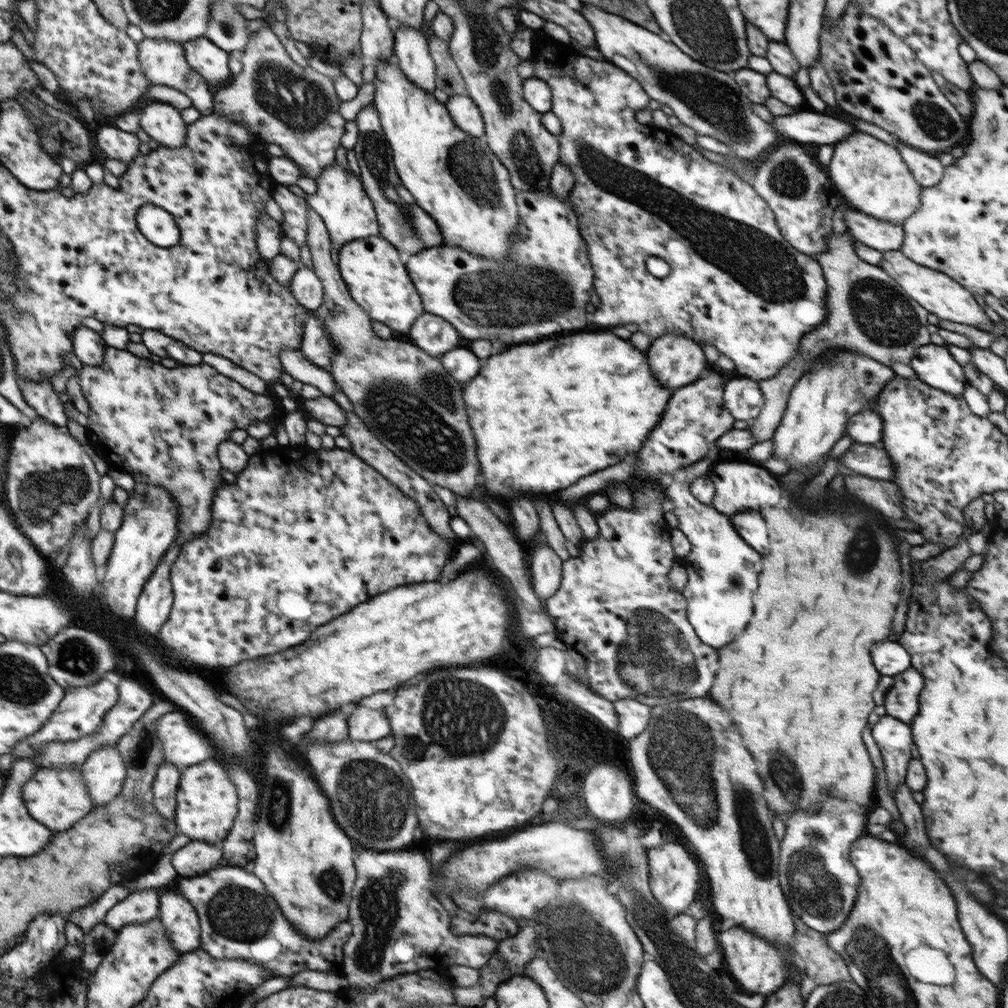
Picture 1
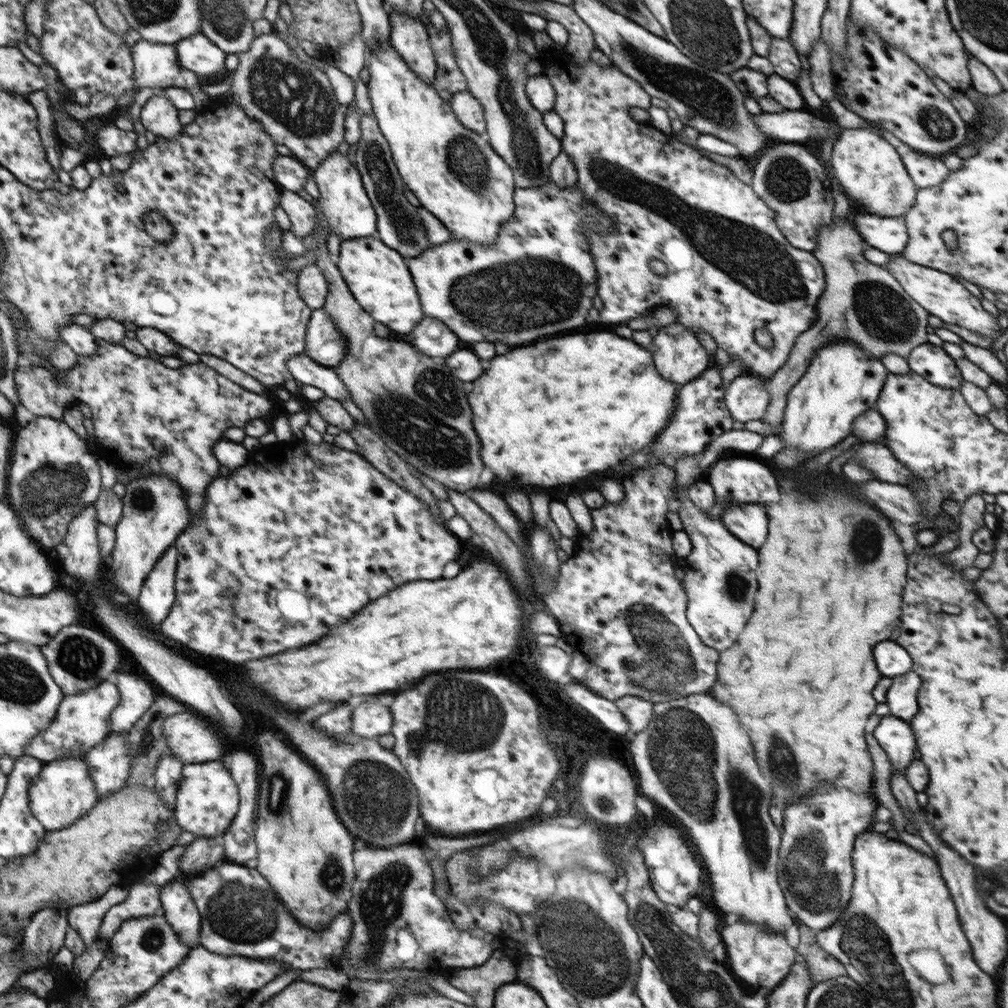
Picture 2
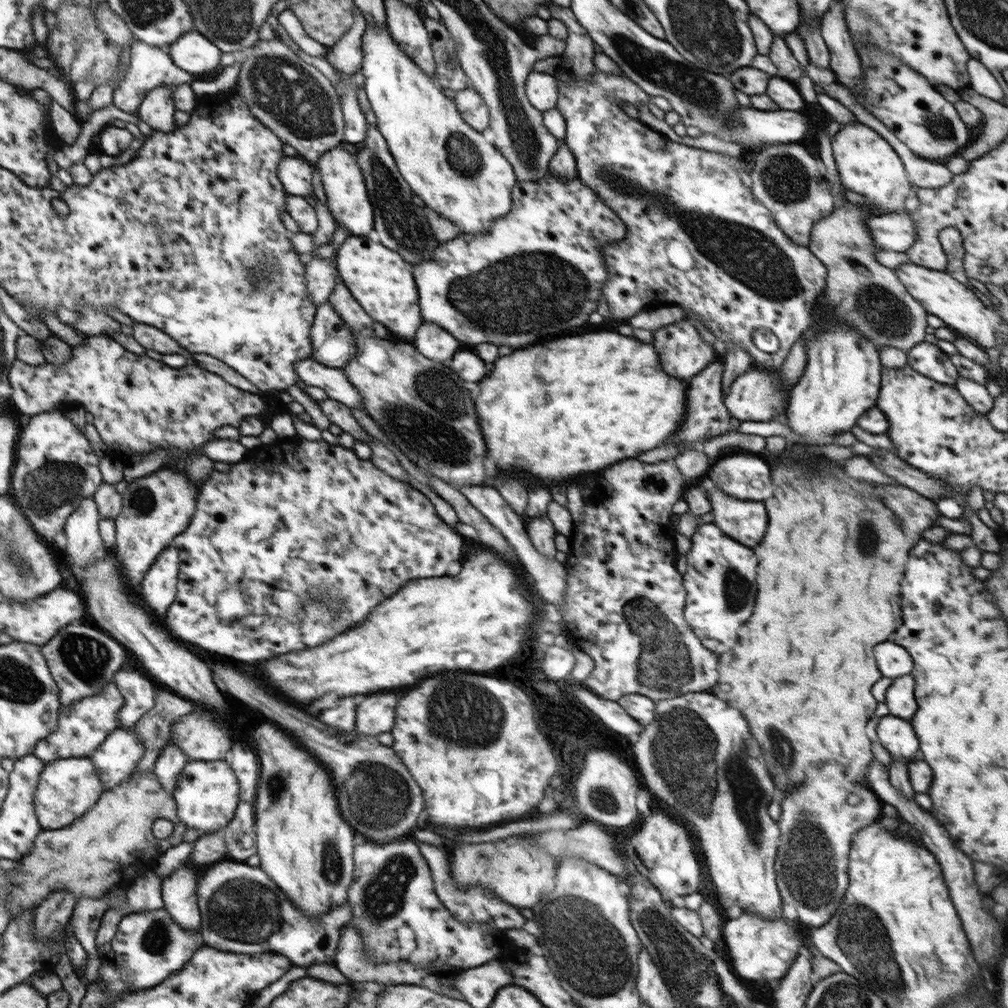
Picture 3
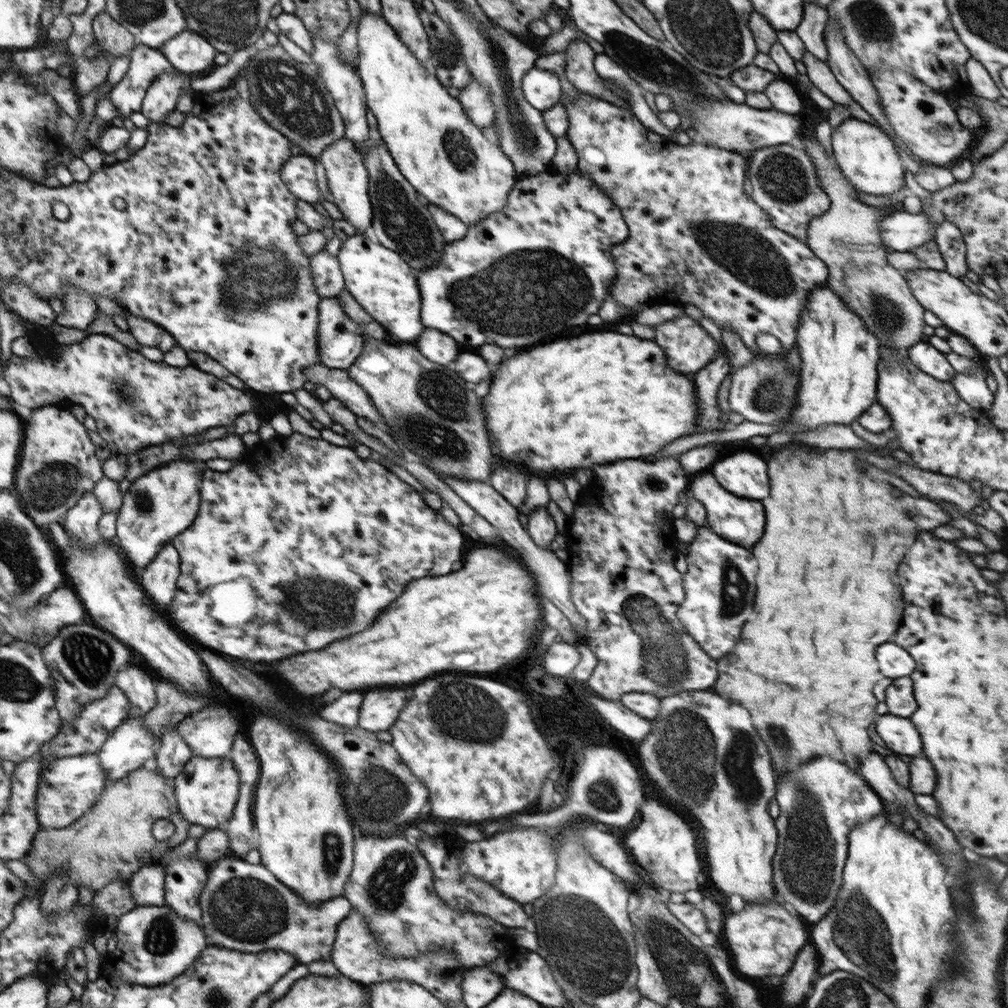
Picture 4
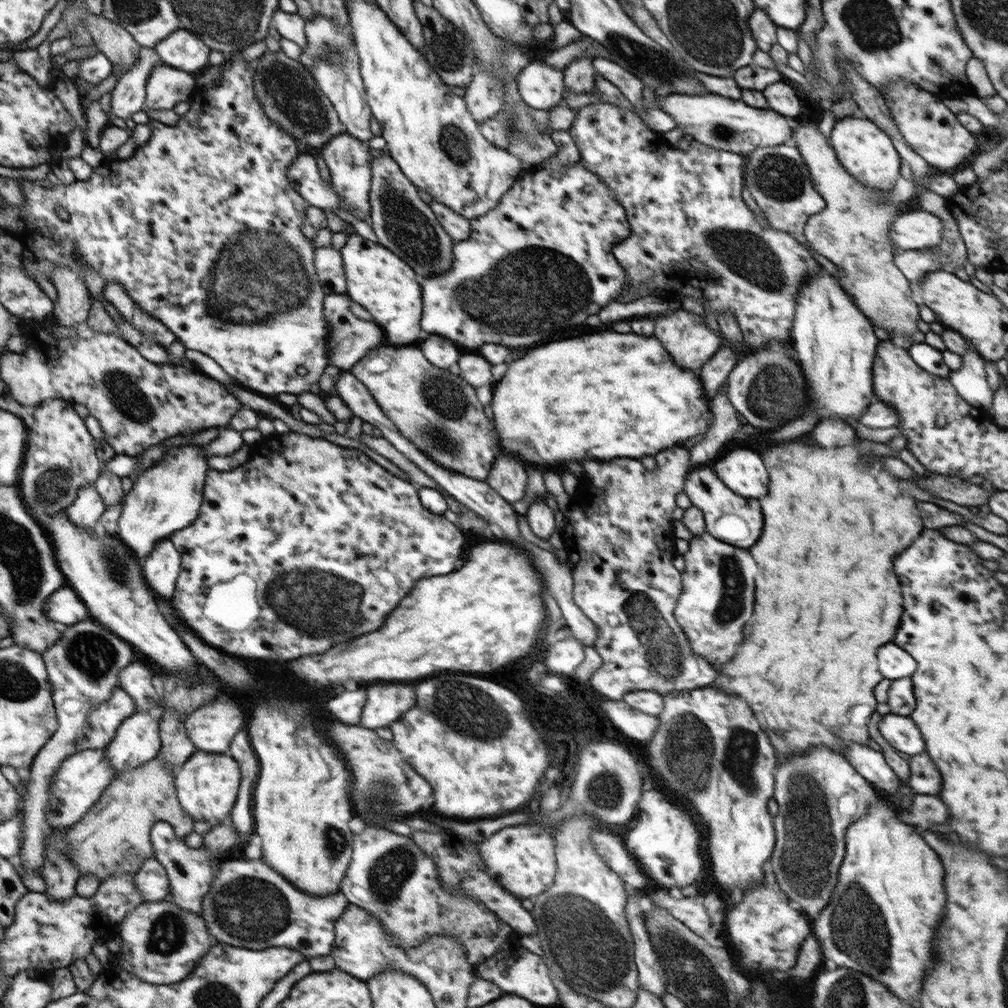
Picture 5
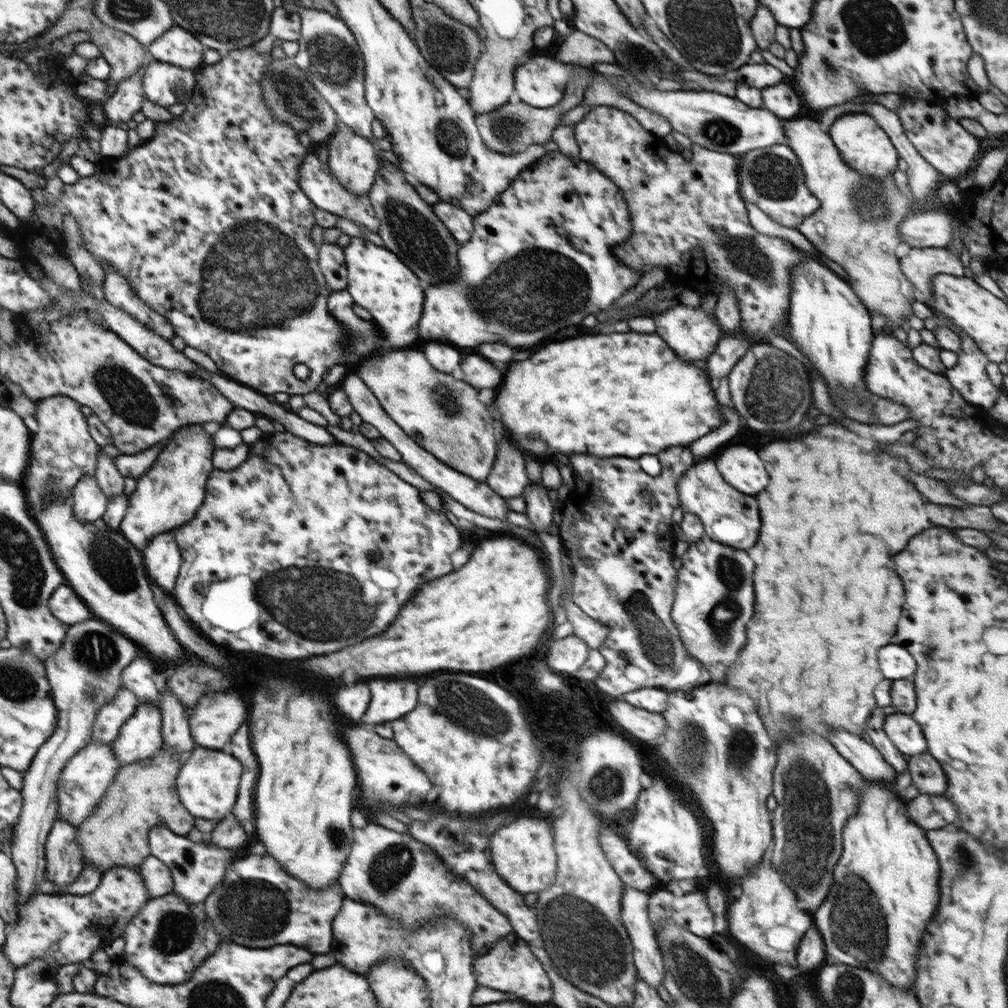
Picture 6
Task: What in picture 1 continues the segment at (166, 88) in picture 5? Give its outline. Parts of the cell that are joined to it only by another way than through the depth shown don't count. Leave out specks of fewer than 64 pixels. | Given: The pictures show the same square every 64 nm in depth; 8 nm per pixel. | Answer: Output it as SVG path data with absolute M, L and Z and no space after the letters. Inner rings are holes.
M151 99L140 111L140 126L150 138L168 147L184 145L188 124L180 110L170 103Z

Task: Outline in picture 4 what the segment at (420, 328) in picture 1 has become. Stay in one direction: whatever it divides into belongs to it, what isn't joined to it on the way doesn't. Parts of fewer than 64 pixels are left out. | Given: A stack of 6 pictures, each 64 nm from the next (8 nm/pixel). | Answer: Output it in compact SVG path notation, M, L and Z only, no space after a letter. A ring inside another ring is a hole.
M424 328L418 336L416 346L430 362L440 366L455 362L458 356L458 344L454 342L454 338L434 328Z

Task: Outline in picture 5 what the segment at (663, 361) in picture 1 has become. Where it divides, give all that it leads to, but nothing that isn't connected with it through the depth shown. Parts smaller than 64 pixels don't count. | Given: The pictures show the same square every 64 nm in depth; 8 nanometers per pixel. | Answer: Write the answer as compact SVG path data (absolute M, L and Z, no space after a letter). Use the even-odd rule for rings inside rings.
M682 308L674 310L672 314L660 315L655 322L654 336L664 344L664 348L668 348L668 352L674 356L676 364L682 364L688 368L700 368L722 346L721 335L718 336L706 325L704 317Z

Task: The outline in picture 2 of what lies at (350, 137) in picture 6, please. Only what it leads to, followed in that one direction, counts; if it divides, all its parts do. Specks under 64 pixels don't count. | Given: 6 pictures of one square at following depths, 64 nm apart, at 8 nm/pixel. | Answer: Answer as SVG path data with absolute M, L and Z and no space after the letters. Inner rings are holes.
M337 150L326 157L316 170L312 172L316 178L320 197L315 200L314 208L318 208L326 216L330 232L335 232L341 240L372 236L377 230L377 216L371 200L364 188L361 174L346 155Z

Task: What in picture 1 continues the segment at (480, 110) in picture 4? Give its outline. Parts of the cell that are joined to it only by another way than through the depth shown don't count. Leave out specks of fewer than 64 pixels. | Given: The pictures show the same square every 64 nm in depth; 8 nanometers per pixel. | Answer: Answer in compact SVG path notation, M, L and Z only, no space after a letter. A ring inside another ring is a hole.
M467 94L452 95L446 102L446 109L454 123L473 137L484 137L484 121L478 105Z

